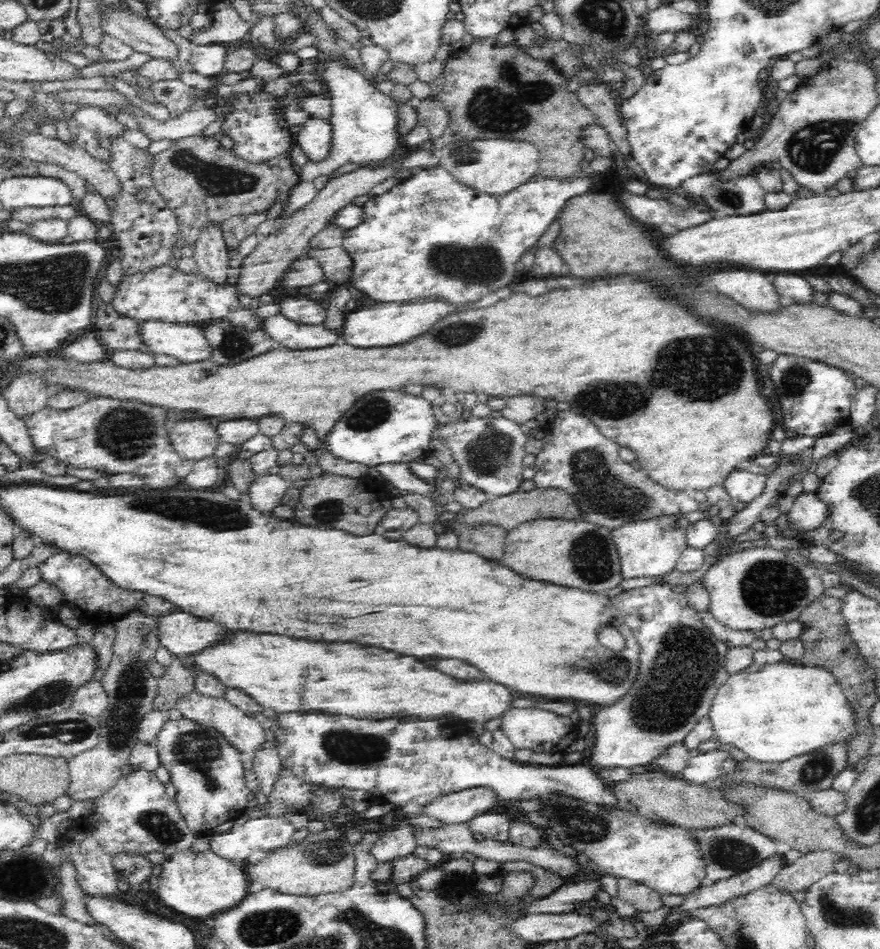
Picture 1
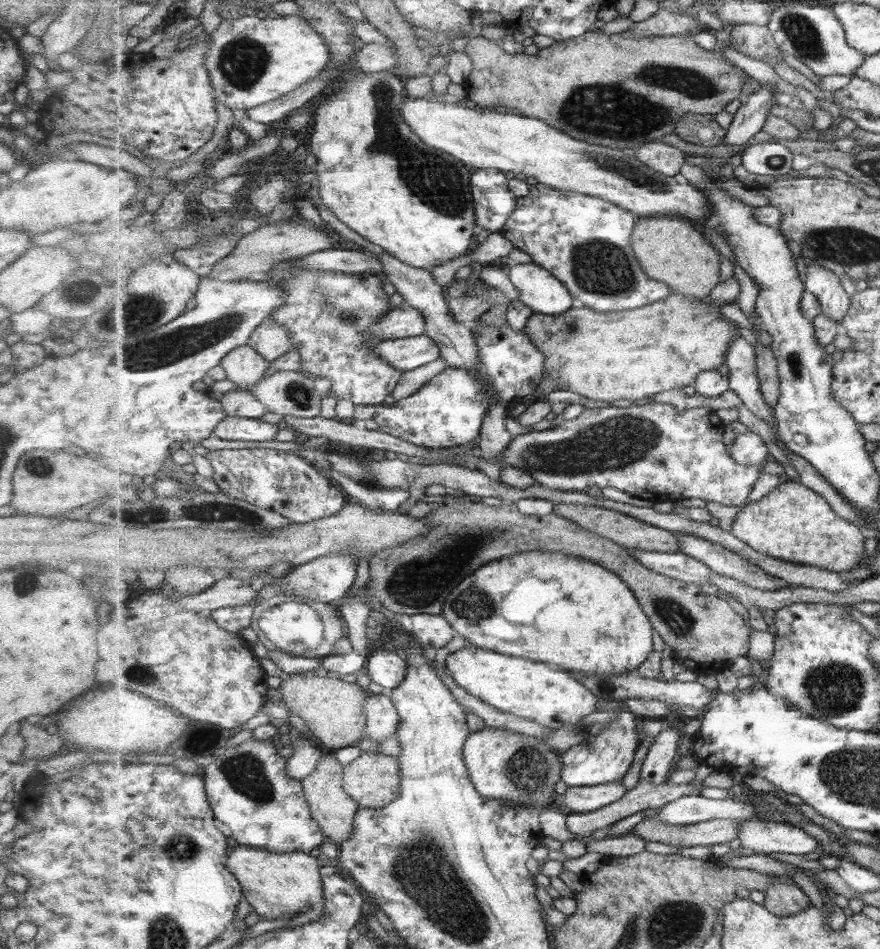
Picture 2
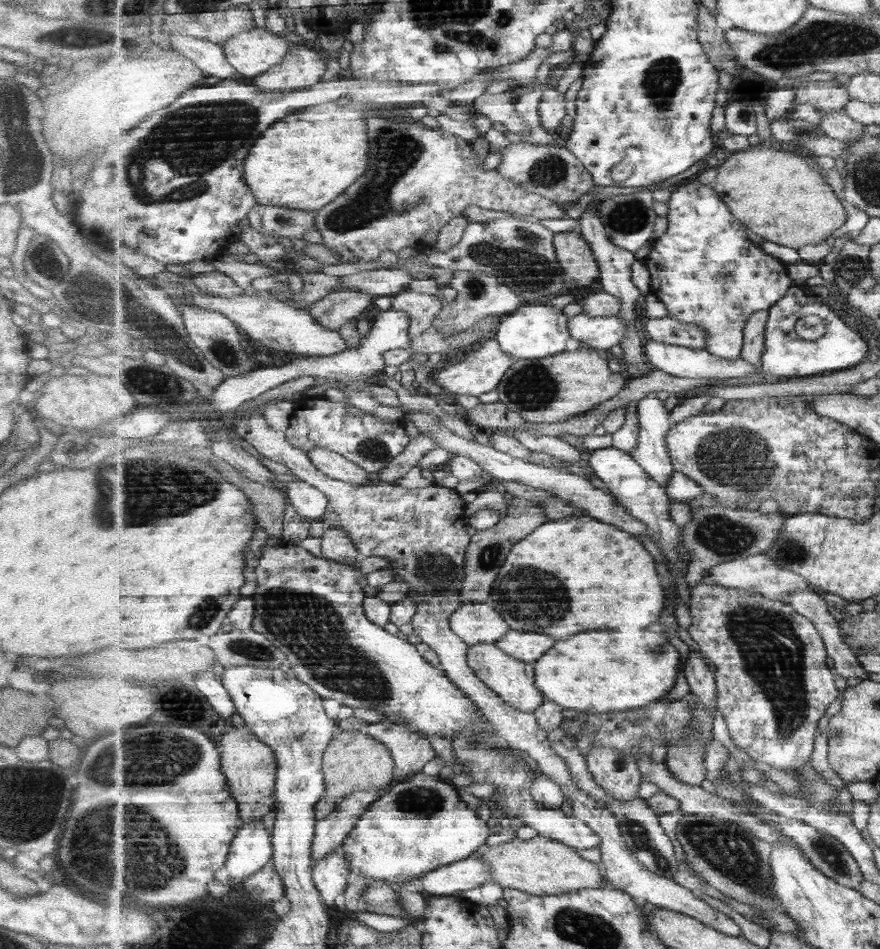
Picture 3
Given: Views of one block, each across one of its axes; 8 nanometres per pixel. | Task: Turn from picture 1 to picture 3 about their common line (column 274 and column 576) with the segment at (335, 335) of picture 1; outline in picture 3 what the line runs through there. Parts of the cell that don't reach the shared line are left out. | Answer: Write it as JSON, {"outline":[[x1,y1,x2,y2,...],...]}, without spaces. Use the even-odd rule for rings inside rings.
{"outline":[[580,313,571,317,571,337,590,349,609,350,620,345,628,333,628,326,618,316,589,316]]}

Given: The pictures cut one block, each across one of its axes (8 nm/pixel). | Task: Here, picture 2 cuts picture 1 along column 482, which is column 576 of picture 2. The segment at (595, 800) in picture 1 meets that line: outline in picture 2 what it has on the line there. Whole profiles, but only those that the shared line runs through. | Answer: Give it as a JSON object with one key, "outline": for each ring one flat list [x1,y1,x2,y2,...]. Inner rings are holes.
{"outline":[[625,709,614,721,607,723,605,729,596,735,589,735,587,741,573,745,561,754,562,781,569,787,590,787,621,781,629,772,637,746,642,741,641,721,642,718]]}

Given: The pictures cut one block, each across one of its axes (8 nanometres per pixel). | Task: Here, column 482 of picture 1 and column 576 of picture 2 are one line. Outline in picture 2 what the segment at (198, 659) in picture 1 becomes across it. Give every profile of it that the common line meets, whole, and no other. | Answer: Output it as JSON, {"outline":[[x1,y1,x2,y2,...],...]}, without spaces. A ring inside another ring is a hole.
{"outline":[[469,646,449,654,446,666,453,679,471,696,480,698,497,710,534,720,552,730,559,730,567,724,576,725,585,716,597,712,598,696,581,681,575,680,571,673,550,664]]}

